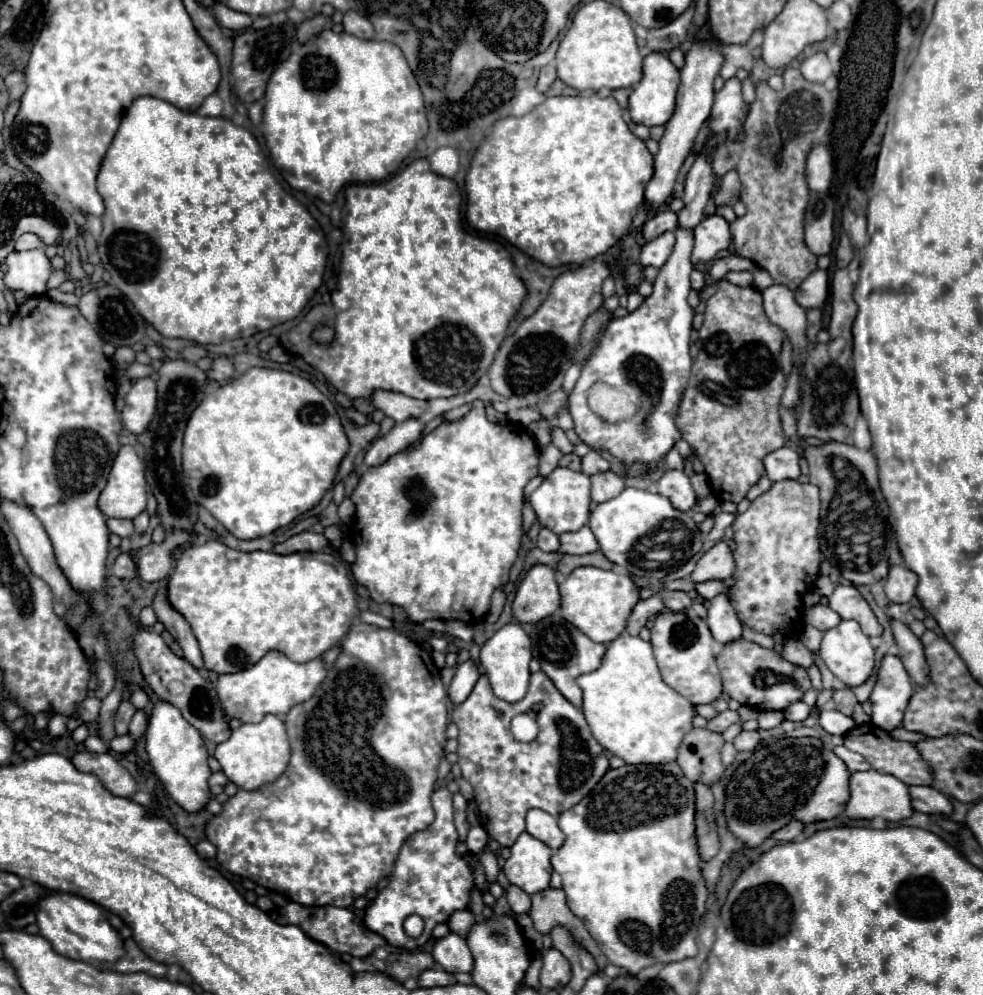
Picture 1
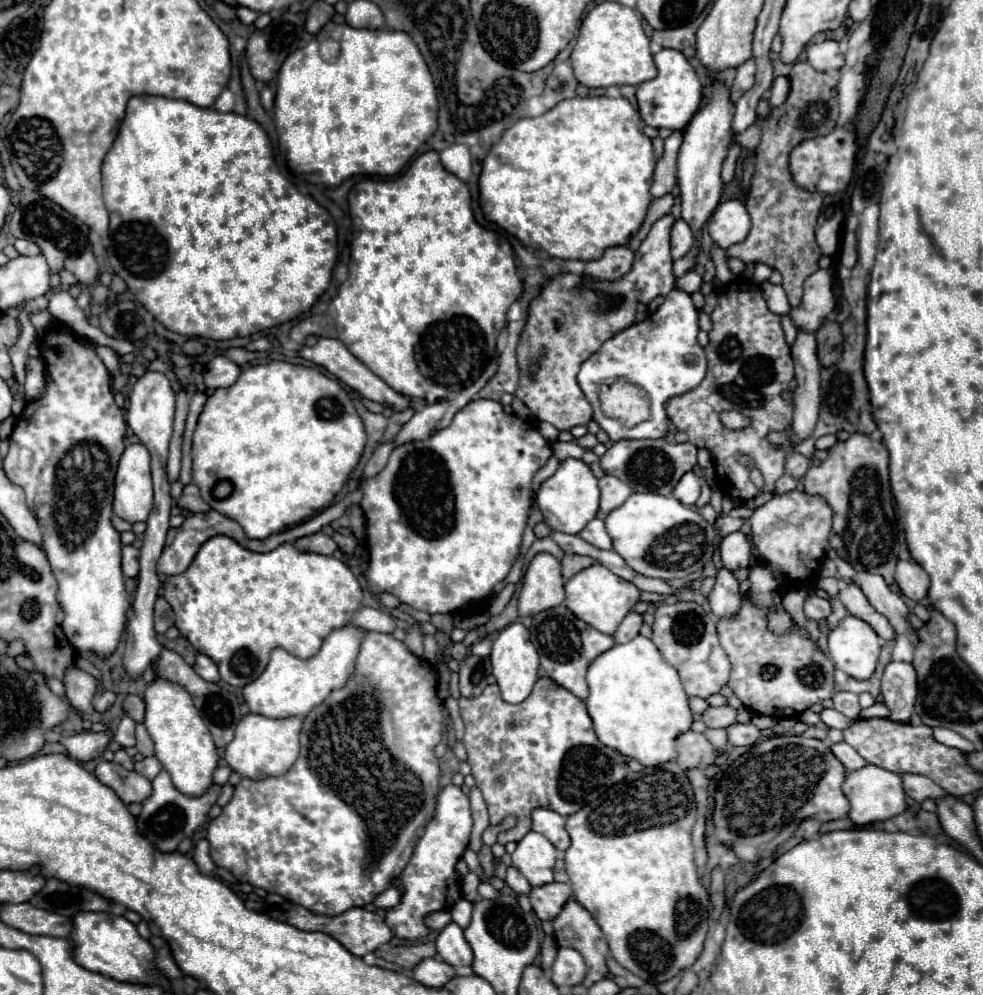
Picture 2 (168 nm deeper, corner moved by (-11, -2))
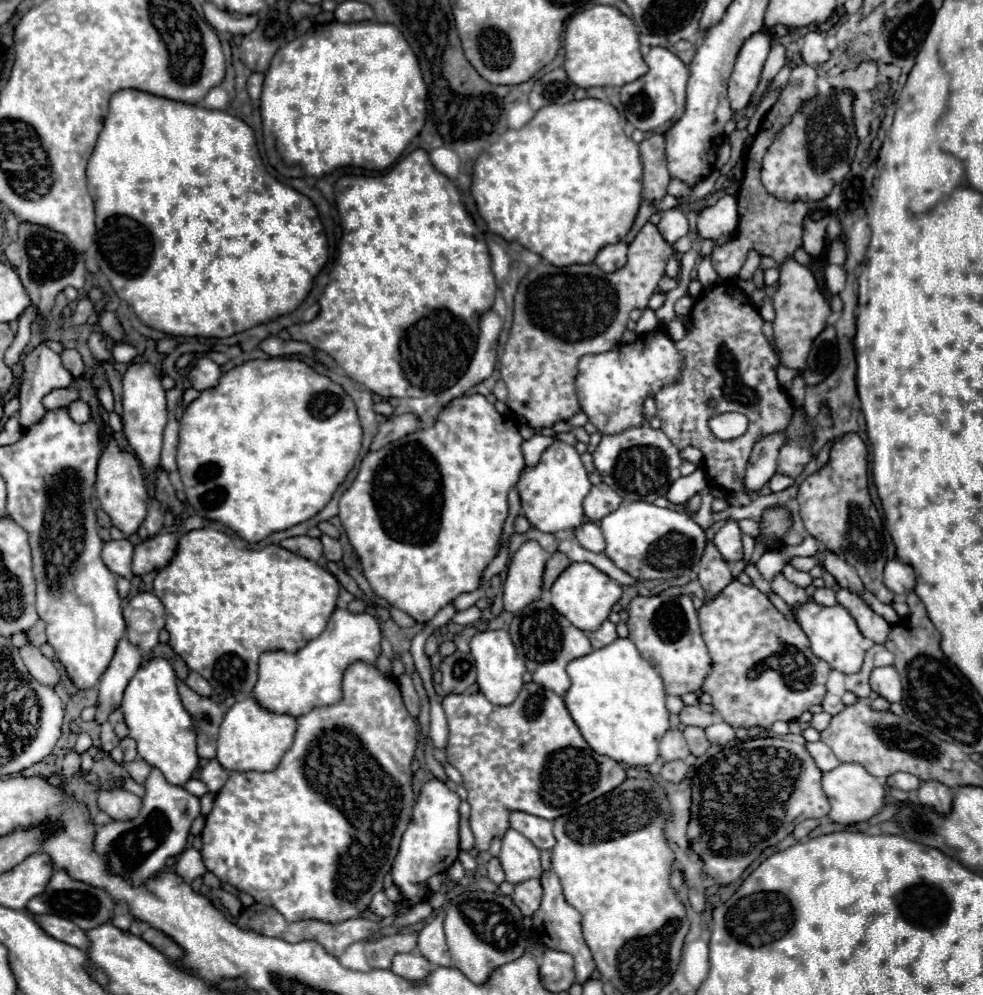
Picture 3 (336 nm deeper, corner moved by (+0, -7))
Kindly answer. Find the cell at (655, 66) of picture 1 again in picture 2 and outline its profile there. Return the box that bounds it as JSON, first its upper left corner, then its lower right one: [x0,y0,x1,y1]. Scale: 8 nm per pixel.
[637,48,703,130]

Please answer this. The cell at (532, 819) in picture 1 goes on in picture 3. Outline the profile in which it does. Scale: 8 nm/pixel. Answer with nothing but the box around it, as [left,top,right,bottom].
[510,811,556,849]

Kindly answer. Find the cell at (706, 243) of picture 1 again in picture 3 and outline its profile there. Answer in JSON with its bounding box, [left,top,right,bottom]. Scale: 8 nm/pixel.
[698,195,738,241]

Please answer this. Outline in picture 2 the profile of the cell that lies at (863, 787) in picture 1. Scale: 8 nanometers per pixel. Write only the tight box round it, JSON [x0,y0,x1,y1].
[841,764,907,826]

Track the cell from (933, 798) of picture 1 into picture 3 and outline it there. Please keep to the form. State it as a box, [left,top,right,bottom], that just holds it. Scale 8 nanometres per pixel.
[888,773,920,791]

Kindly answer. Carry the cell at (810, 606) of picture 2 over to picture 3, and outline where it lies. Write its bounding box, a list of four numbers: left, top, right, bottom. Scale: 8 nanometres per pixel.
[770,575,810,609]

